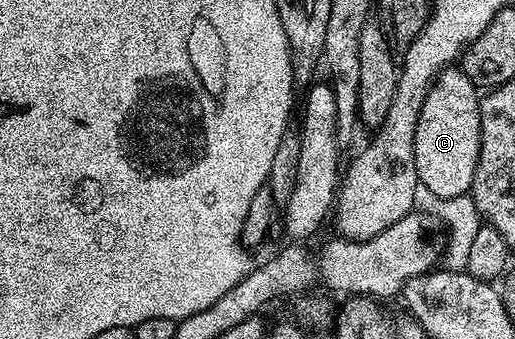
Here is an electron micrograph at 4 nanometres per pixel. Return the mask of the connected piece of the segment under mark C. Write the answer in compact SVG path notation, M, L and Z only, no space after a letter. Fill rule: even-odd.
M460 68L438 73L430 85L416 124L414 155L418 181L438 198L460 197L469 191L480 152L480 91Z

